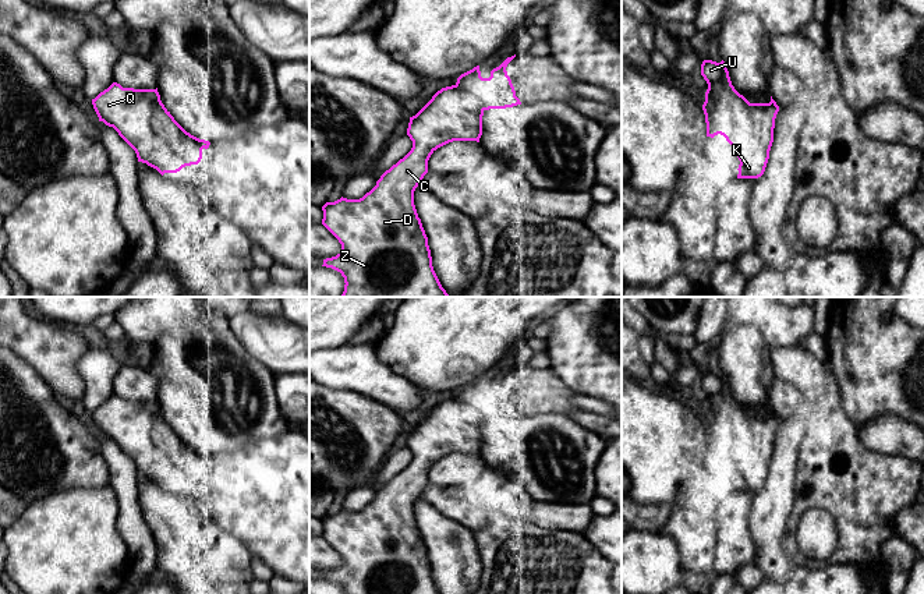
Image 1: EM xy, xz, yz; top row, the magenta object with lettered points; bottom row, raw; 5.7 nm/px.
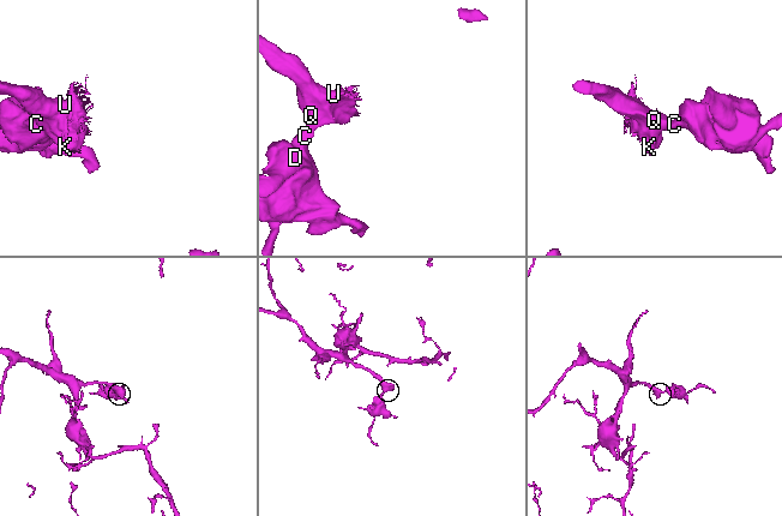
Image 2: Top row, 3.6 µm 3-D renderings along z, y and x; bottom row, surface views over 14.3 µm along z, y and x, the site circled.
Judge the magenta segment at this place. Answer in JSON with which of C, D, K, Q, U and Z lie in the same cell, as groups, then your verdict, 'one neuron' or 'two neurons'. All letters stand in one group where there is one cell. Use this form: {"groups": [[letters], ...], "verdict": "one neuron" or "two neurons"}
{"groups": [["C", "D", "K", "Q", "U", "Z"]], "verdict": "one neuron"}

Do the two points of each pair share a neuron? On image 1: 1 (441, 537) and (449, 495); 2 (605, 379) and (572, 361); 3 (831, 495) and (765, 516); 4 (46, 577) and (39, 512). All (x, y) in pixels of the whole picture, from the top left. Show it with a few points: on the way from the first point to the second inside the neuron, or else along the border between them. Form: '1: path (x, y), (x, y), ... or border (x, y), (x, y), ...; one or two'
1: border (418, 498), (473, 531); two
2: path (597, 371), (587, 361), (580, 361); one
3: border (796, 476), (795, 502), (785, 534); two
4: path (46, 561), (46, 529); one

